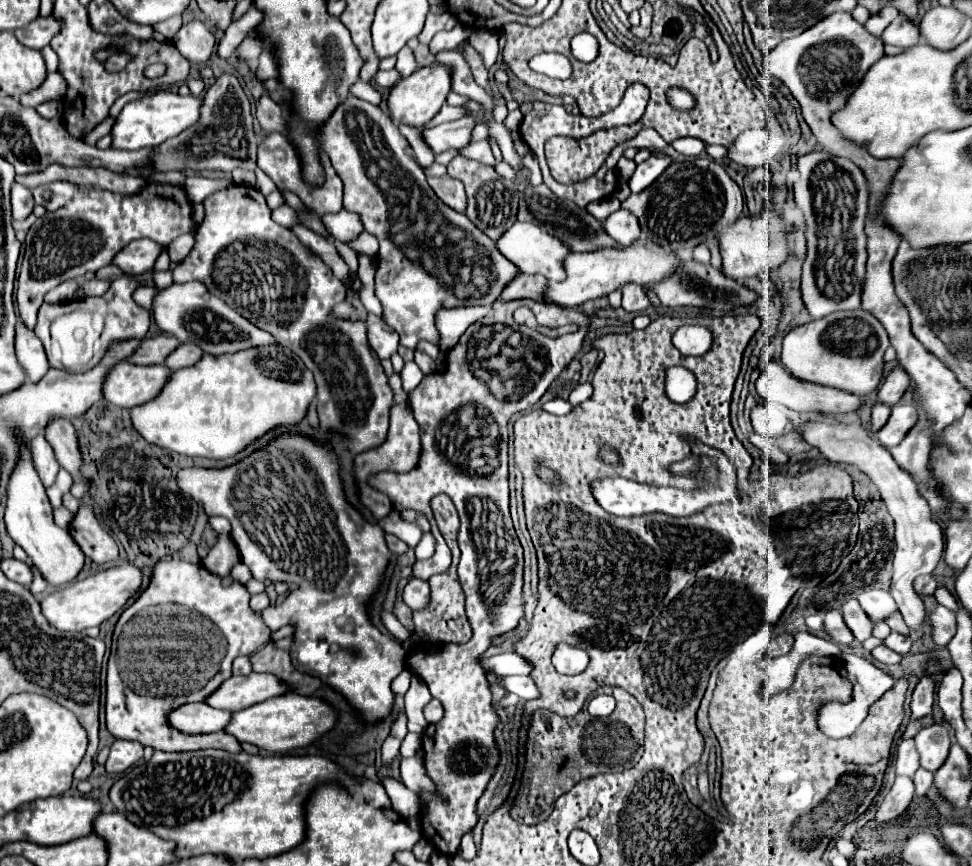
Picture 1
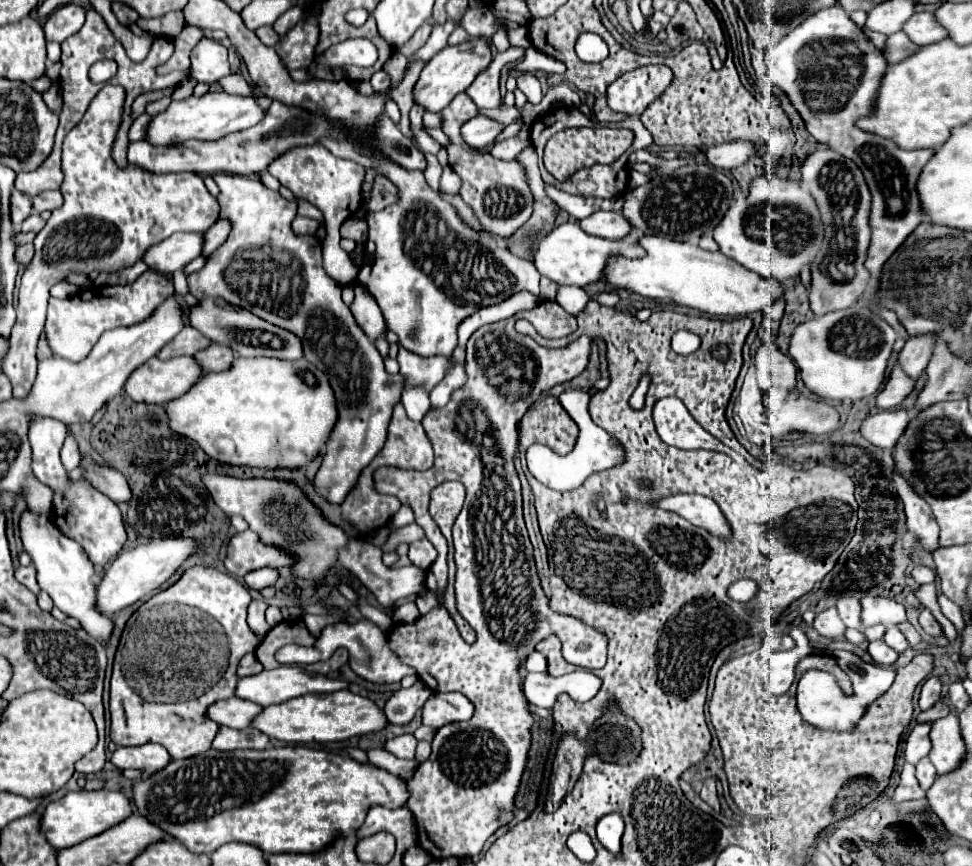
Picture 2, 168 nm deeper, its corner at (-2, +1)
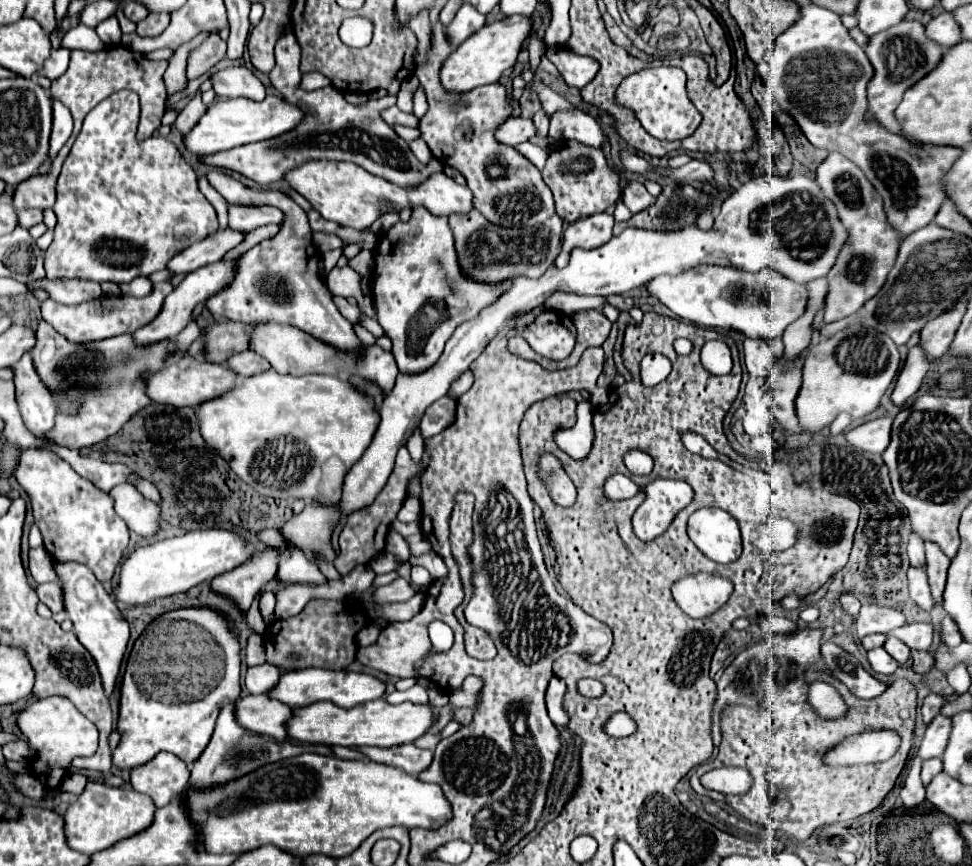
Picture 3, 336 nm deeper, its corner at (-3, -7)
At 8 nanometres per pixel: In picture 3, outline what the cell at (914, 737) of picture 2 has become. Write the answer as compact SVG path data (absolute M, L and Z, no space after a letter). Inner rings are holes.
M937 715L931 725L927 727L925 731L925 737L921 741L921 747L919 747L919 757L921 759L931 759L931 757L941 757L945 747L947 747L947 741L949 741L949 733L951 733L951 719L949 717L943 717L943 715Z

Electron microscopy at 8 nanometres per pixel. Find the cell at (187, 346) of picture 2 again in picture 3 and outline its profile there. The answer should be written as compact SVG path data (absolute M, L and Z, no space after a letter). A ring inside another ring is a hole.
M213 323L207 325L205 359L211 363L227 363L227 359L239 351L251 349L251 331L257 323Z

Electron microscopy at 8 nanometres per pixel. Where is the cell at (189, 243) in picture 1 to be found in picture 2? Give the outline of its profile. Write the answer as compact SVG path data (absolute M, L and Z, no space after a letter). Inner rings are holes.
M218 221L216 225L212 225L206 233L204 233L204 245L202 245L202 253L200 255L210 255L210 251L214 251L214 247L218 247L218 243L226 241L226 235L230 231L230 223L226 221Z

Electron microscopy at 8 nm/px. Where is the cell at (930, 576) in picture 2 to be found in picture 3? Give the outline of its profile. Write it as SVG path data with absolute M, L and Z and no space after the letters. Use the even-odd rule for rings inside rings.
M915 531L909 537L909 559L911 565L925 565L925 545Z

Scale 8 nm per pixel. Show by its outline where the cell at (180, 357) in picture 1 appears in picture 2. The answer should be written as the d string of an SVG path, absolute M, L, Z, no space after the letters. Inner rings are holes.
M212 343L210 347L194 353L194 359L202 367L202 371L224 371L226 367L230 367L234 353L230 353L230 347Z

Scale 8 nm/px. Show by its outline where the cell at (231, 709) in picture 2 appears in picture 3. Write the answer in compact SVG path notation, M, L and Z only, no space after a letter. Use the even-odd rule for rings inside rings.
M245 695L237 701L235 715L239 723L249 731L285 739L287 723L293 717L293 707L271 699L269 695Z

